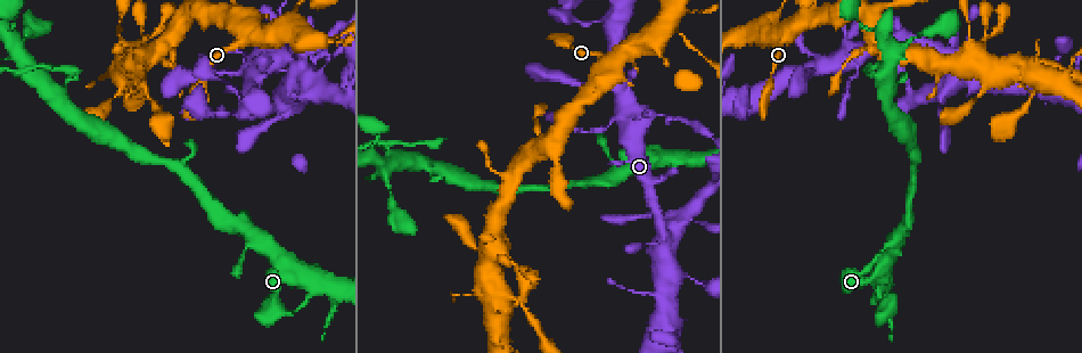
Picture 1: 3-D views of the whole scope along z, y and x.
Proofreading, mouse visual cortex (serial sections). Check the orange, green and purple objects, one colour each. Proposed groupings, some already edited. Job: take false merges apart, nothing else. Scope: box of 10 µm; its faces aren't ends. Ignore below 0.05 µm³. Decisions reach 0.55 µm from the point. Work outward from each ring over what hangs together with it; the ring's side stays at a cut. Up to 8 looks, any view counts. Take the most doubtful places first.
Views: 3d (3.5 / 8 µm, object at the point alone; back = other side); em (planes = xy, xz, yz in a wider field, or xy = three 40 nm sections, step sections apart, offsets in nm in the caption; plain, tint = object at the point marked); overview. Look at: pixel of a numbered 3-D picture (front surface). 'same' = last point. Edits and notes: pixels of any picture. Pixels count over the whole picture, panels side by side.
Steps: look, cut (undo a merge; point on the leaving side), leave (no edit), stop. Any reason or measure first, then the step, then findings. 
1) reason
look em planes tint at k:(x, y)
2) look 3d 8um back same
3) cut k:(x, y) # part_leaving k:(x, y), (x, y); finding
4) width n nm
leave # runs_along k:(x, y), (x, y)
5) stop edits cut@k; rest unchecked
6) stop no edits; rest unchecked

calibre changes
look 3d 3.5um at 1:(240, 50)

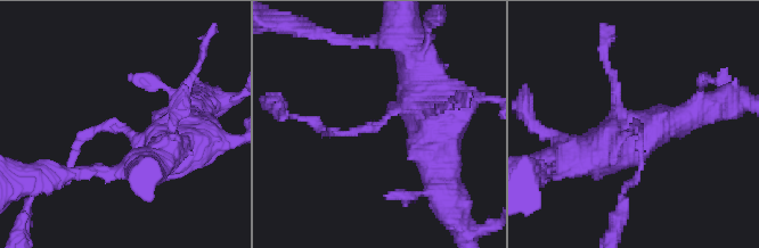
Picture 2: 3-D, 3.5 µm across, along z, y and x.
arm_widths 100, 700 nm
look em xy step 1 tint at 2:(121, 131)

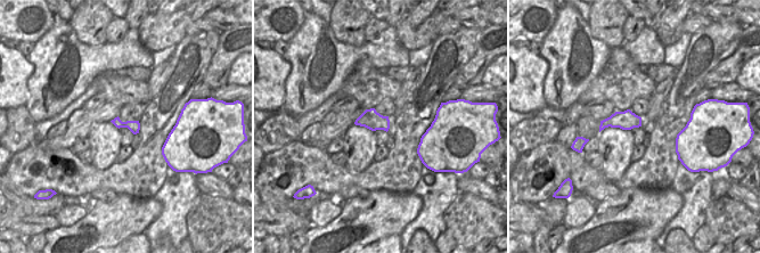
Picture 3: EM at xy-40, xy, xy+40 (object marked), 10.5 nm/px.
width 220 nm
leave # runs_along 2:(435, 117), (418, 102), (369, 129), (327, 132); one cell here

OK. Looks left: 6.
calibre changes
look 3d 3.5um at 1:(16, 78)

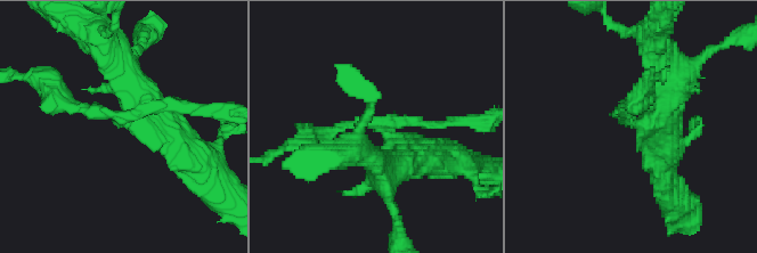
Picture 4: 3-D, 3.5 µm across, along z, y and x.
need the tissue
look em xy step 1 tint at 4:(629, 123)

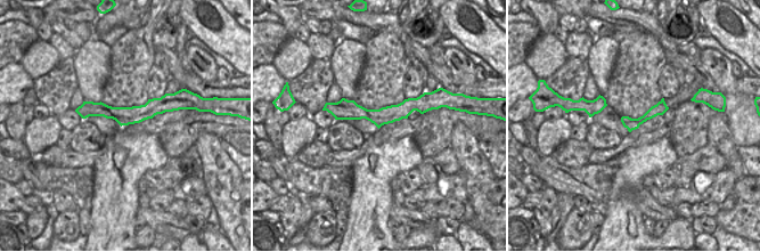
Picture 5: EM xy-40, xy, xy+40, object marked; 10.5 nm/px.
leave # runs_along 5:(334, 106), (367, 114), (425, 108); one cell here

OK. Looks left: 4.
calibre changes
look 3d 3.5um at 1:(682, 35)

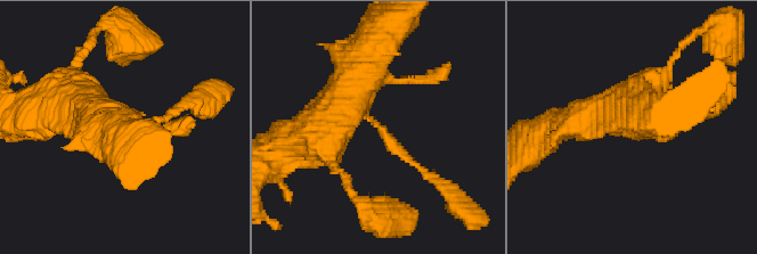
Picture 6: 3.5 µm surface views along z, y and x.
arm_widths 100, 500 nm; now the EM
look em xy step 3 tint at 6:(382, 127)

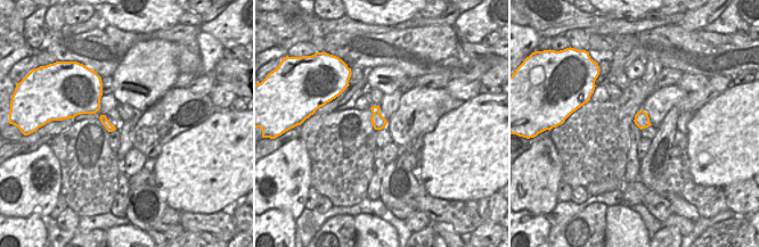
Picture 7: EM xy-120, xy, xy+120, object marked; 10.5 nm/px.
width 150 nm
leave # runs_along 6:(328, 117), (353, 100), (434, 179); all the same cell

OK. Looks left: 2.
stop no edits; rest unchecked

